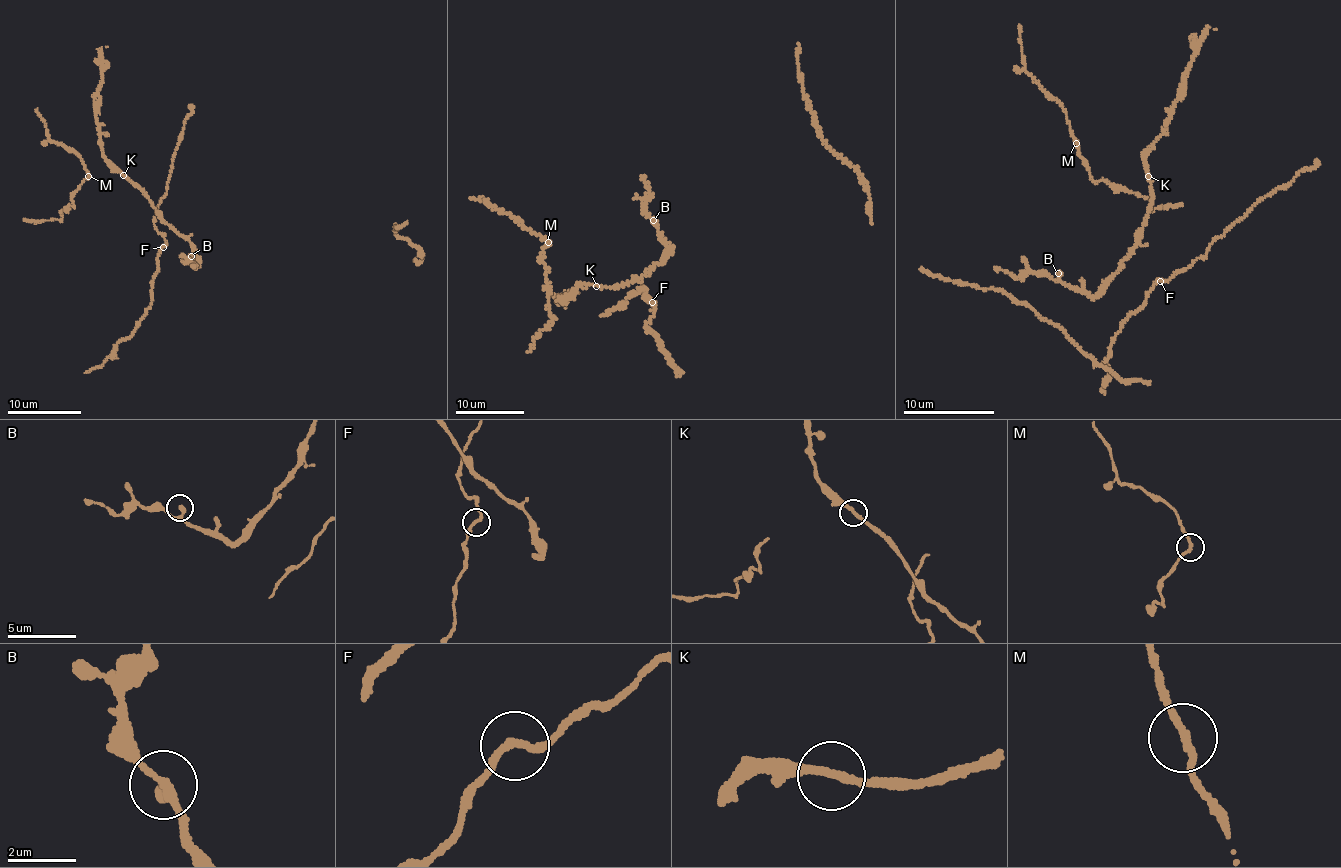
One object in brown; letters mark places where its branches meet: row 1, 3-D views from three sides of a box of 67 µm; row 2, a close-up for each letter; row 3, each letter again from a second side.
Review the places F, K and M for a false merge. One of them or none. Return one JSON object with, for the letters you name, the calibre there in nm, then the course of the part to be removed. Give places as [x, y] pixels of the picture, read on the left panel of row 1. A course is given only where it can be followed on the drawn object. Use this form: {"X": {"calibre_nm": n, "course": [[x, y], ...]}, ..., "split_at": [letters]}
{"split_at": []}

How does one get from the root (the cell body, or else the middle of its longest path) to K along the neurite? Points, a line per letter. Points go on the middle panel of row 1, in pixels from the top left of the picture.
K: (657, 227), (661, 239), (670, 248), (667, 258), (629, 282), (613, 287), (596, 286)

